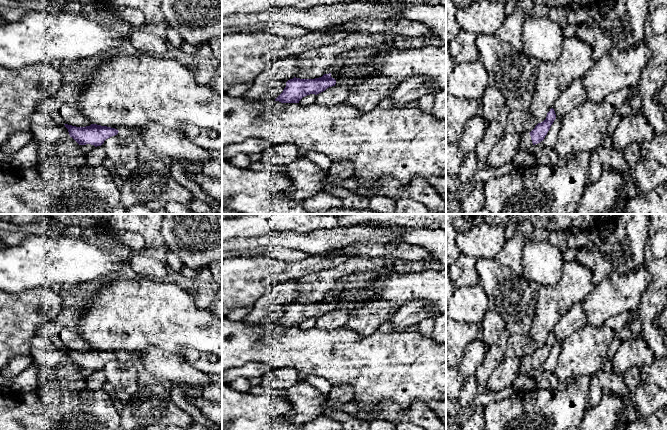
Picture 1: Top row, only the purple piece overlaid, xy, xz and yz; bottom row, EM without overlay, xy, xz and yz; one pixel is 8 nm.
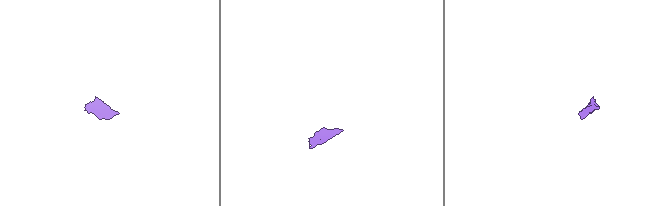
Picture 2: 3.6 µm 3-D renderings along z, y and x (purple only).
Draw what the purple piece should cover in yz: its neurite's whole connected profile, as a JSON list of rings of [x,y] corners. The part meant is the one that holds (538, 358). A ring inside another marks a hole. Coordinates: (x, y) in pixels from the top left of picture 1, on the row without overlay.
[[[551,332],[543,346],[538,347],[530,357],[524,357],[521,359],[519,374],[526,375],[532,369],[543,365],[555,343],[555,335]]]

